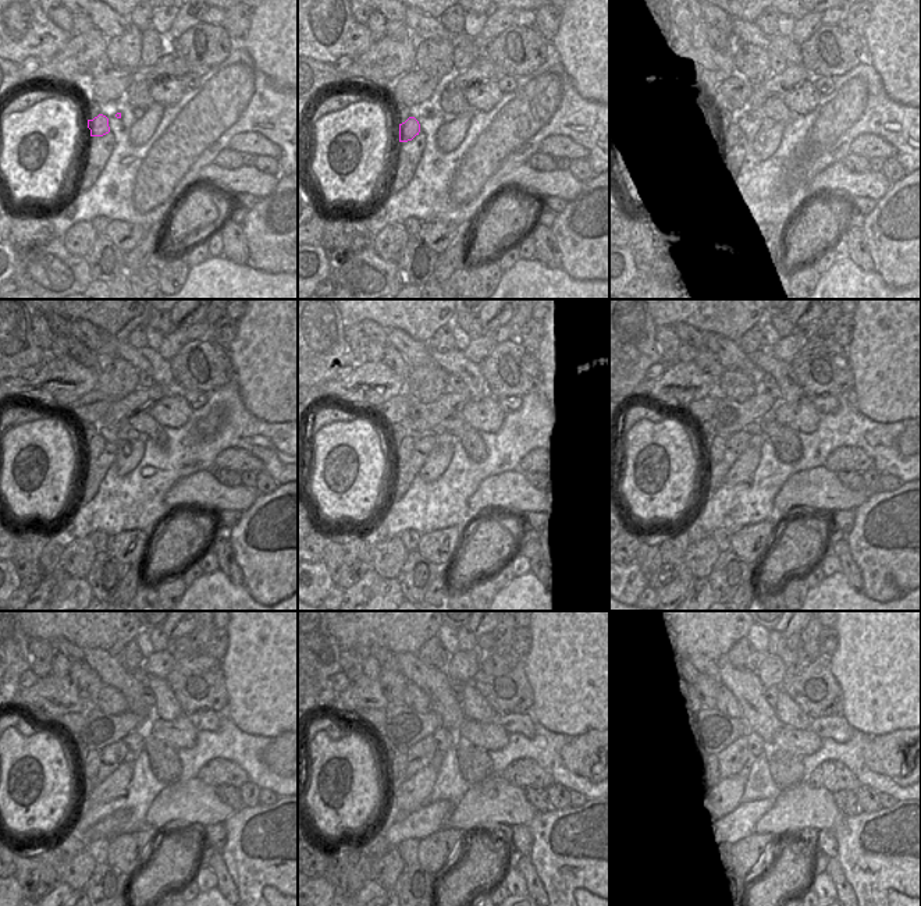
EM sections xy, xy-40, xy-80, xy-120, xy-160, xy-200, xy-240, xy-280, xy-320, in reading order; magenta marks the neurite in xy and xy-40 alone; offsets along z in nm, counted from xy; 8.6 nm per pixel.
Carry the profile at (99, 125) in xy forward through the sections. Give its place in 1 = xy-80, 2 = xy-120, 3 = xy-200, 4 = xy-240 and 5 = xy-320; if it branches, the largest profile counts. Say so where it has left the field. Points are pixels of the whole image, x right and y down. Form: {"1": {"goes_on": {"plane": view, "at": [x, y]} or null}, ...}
{"1": {"goes_on": {"plane": "xy-80", "at": [718, 132]}}, "2": {"goes_on": {"plane": "xy-120", "at": [95, 446]}}, "3": {"goes_on": {"plane": "xy-200", "at": [715, 452]}}, "4": {"goes_on": {"plane": "xy-240", "at": [89, 767]}}, "5": {"goes_on": {"plane": "xy-320", "at": [710, 768]}}}

